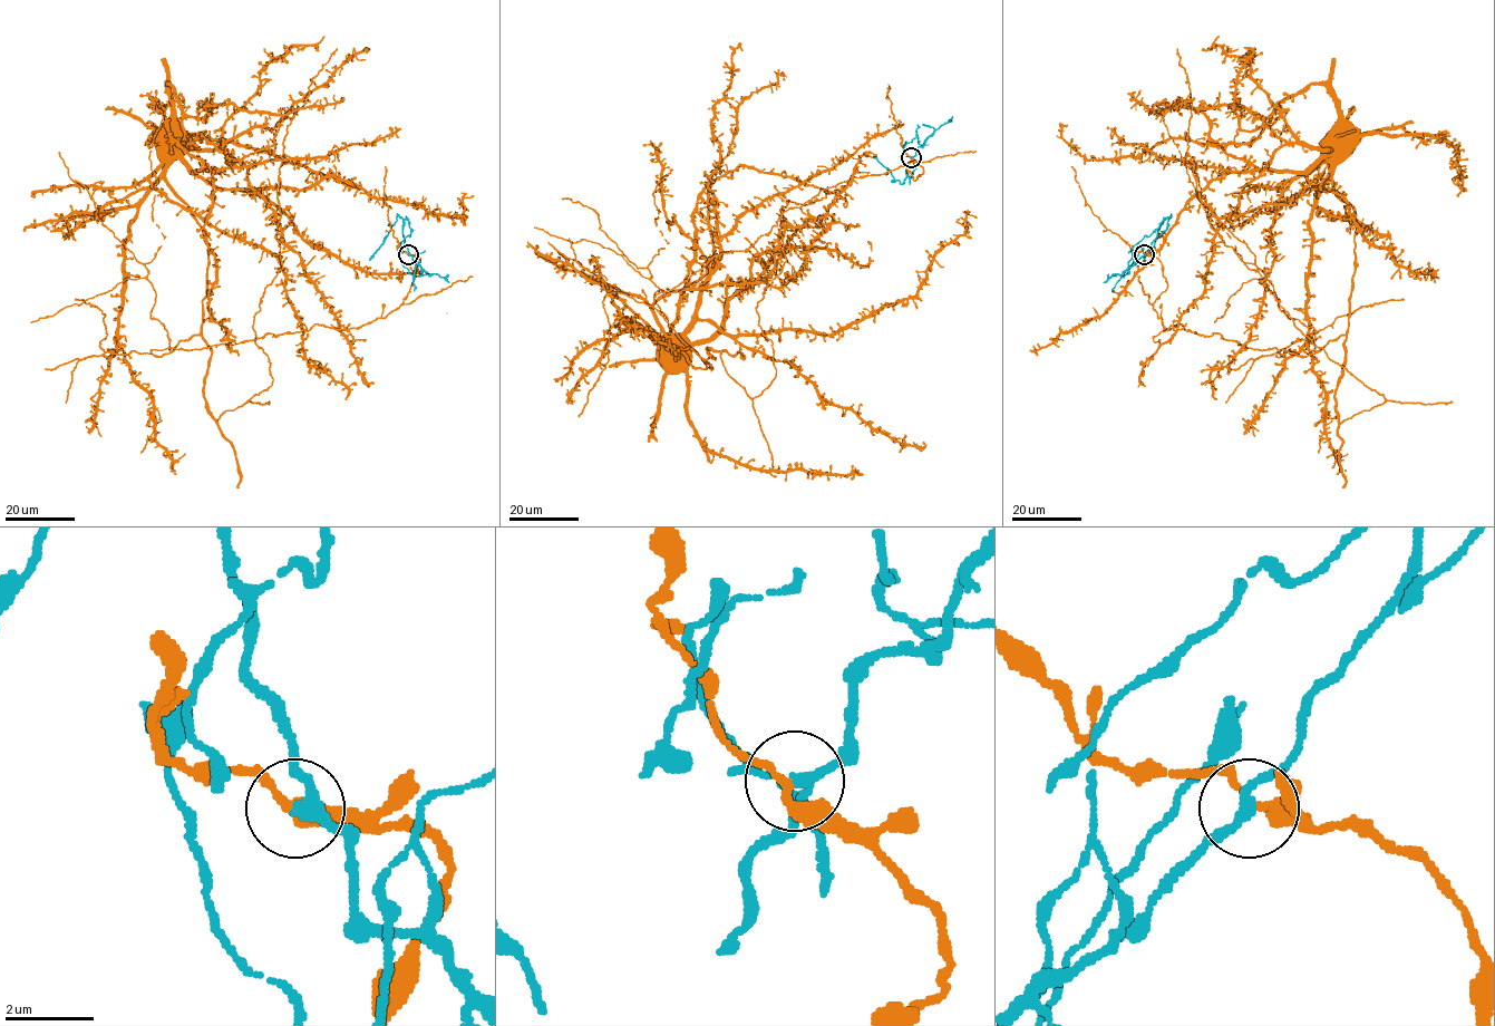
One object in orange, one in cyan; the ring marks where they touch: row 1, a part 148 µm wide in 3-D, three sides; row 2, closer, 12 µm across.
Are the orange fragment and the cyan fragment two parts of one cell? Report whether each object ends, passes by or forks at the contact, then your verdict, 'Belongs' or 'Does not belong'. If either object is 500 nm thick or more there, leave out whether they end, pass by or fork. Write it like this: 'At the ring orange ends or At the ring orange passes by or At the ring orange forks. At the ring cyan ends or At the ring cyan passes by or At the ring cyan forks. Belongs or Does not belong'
At the ring orange passes by. At the ring cyan passes by. Does not belong

